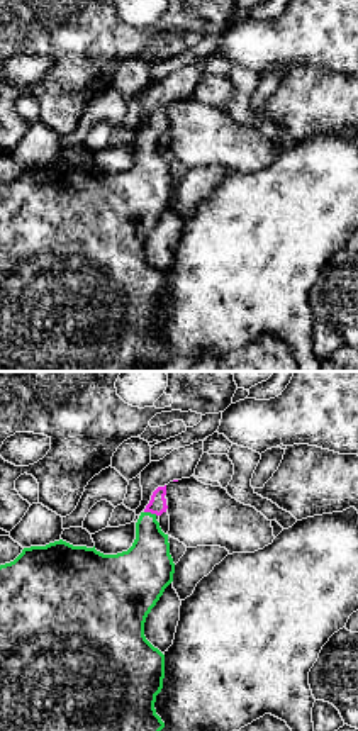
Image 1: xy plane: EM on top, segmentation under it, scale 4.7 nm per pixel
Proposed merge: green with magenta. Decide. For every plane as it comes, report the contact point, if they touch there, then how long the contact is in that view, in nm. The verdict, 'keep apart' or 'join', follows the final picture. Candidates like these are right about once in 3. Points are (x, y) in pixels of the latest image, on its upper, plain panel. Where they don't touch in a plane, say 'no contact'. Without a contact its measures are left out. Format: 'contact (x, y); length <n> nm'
contact (150, 133); length 70 nm

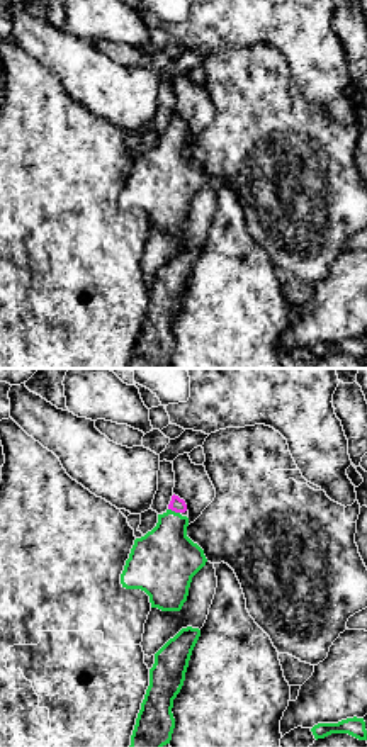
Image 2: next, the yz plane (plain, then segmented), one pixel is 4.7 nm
contact (174, 131); length 60 nm

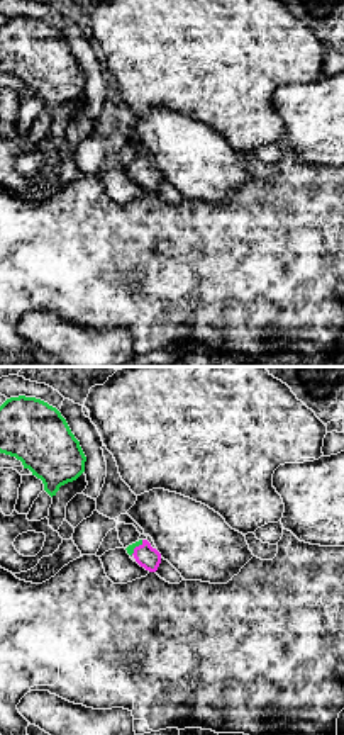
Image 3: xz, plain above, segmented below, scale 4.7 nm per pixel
contact (136, 165); length 90 nm

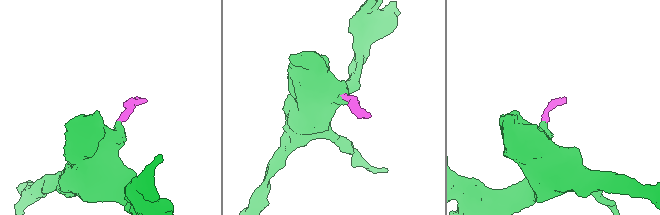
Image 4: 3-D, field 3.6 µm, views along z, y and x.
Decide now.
join

